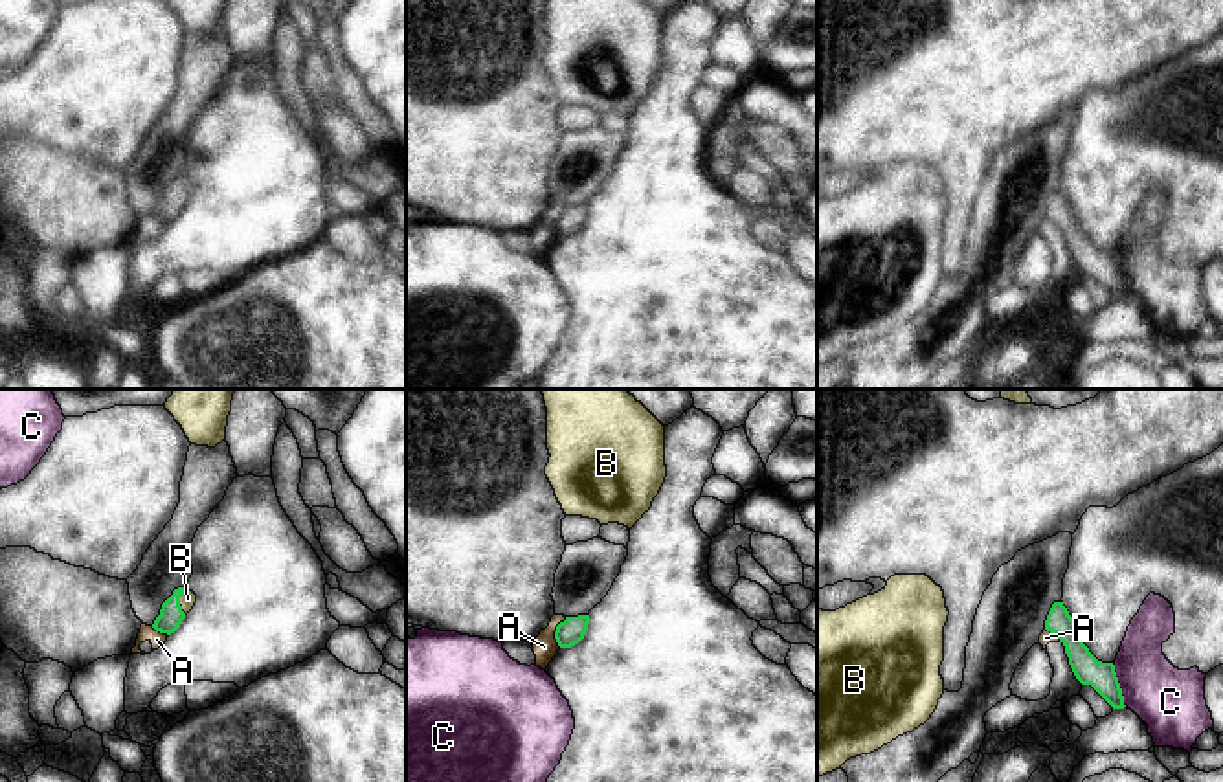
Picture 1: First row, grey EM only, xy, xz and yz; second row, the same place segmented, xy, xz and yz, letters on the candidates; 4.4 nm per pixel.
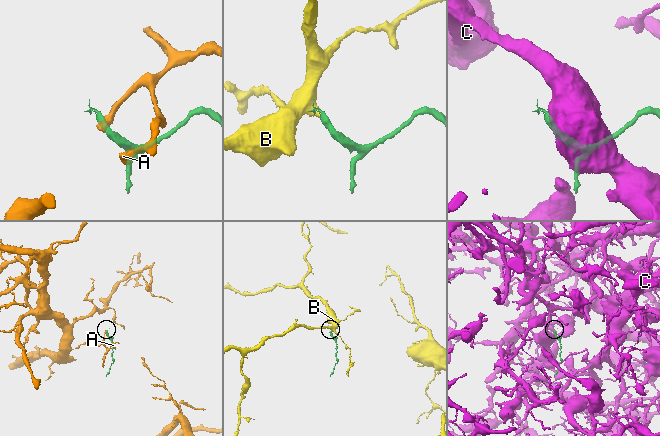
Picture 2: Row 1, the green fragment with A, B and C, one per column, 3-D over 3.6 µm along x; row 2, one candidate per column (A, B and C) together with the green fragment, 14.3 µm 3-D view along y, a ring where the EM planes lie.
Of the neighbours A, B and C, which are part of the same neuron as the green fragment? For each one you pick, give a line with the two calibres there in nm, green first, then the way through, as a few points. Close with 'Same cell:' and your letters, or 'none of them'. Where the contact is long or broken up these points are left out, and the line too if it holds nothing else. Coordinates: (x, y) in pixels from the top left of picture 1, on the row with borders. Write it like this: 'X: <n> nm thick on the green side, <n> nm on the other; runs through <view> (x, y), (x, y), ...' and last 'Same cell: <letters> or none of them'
B: 110 nm thick on the green side, 70 nm on the other; runs through xy (171, 615), (179, 603), (188, 599)
Same cell: B

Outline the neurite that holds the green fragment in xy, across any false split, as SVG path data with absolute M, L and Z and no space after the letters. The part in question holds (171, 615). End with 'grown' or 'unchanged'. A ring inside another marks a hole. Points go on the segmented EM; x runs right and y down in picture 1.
M185 586L173 591L173 595L162 604L160 615L152 628L160 633L174 633L185 615L193 609L196 595L187 591Z; grown

